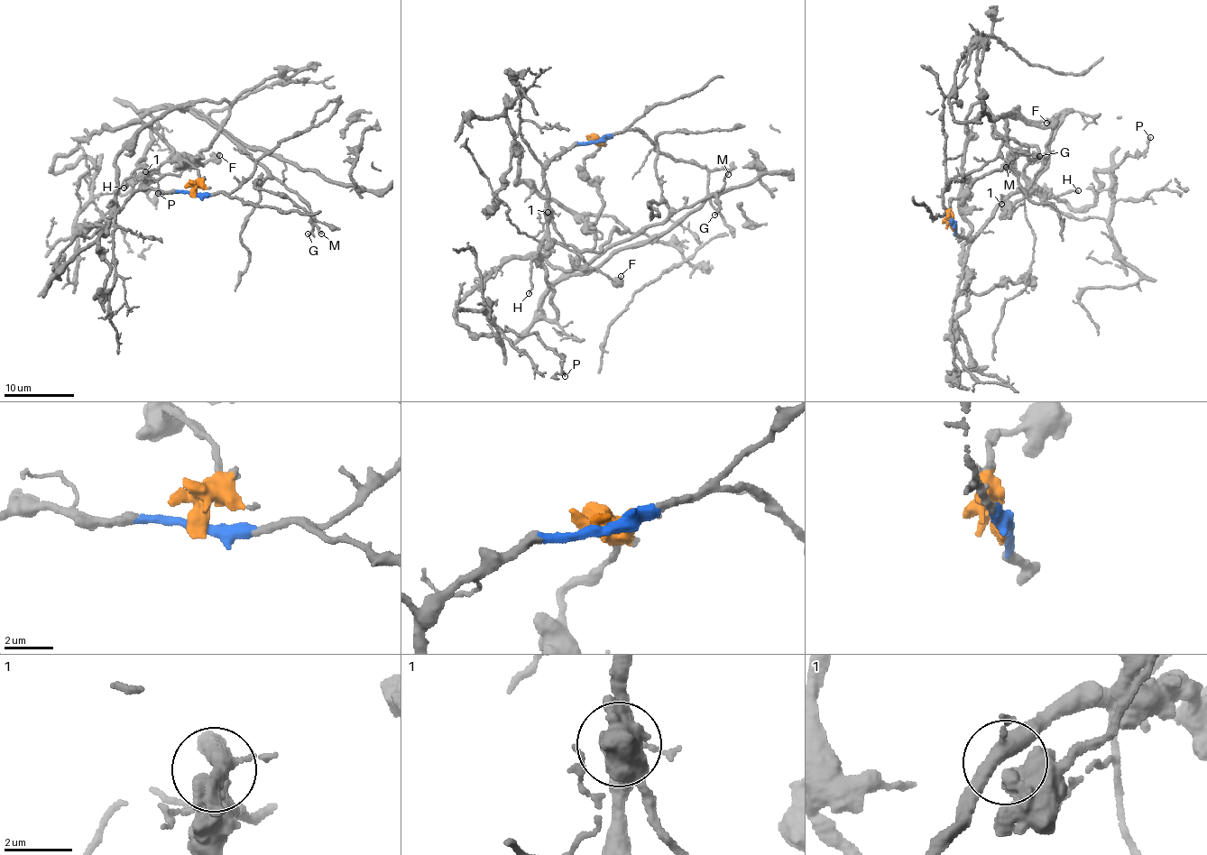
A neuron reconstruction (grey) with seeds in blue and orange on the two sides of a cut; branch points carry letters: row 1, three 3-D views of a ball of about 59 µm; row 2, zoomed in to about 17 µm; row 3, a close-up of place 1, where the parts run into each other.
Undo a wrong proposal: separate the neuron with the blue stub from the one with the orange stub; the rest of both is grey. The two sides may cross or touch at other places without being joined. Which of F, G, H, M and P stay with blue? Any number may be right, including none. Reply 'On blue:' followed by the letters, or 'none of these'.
On blue: G, M

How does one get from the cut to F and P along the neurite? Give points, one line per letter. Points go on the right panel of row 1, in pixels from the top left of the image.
F: (954, 225), (949, 204), (977, 178), (1021, 154), (1029, 180), (1045, 152), (1051, 124), (1046, 123)
P: (954, 225), (952, 199), (1032, 158), (1024, 146), (1009, 160), (1042, 200), (1107, 218), (1114, 169), (1149, 137)

